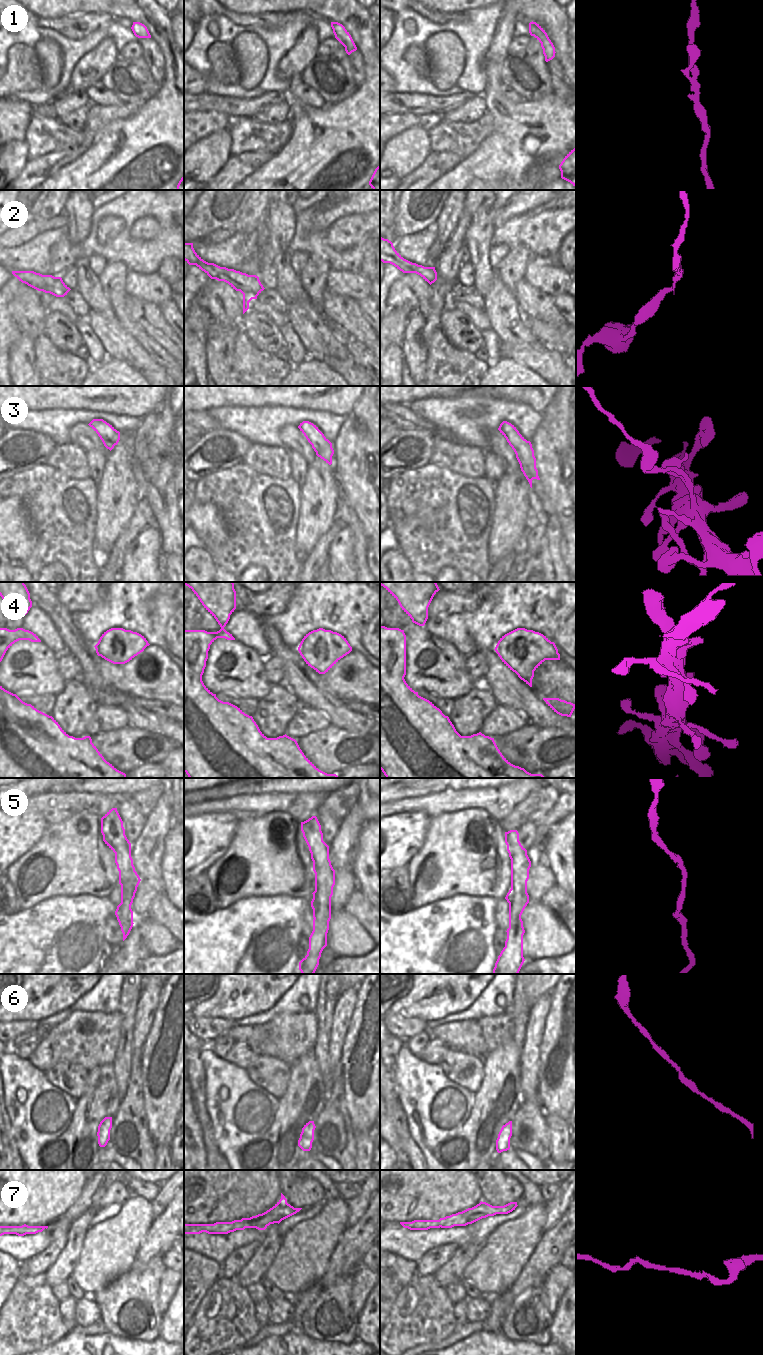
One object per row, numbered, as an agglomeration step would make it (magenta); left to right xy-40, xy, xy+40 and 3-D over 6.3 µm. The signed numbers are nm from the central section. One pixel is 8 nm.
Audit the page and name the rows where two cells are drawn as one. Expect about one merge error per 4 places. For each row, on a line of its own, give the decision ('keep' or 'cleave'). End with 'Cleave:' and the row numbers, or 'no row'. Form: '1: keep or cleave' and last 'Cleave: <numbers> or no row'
1: keep
2: keep
3: cleave
4: keep
5: keep
6: keep
7: keep
Cleave: 3

